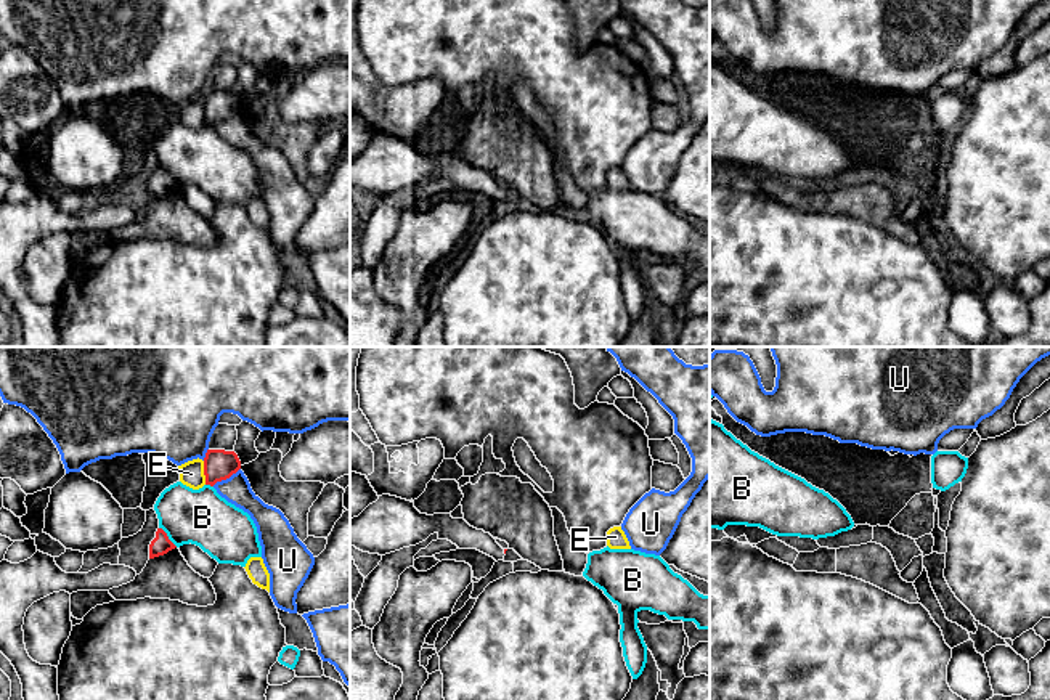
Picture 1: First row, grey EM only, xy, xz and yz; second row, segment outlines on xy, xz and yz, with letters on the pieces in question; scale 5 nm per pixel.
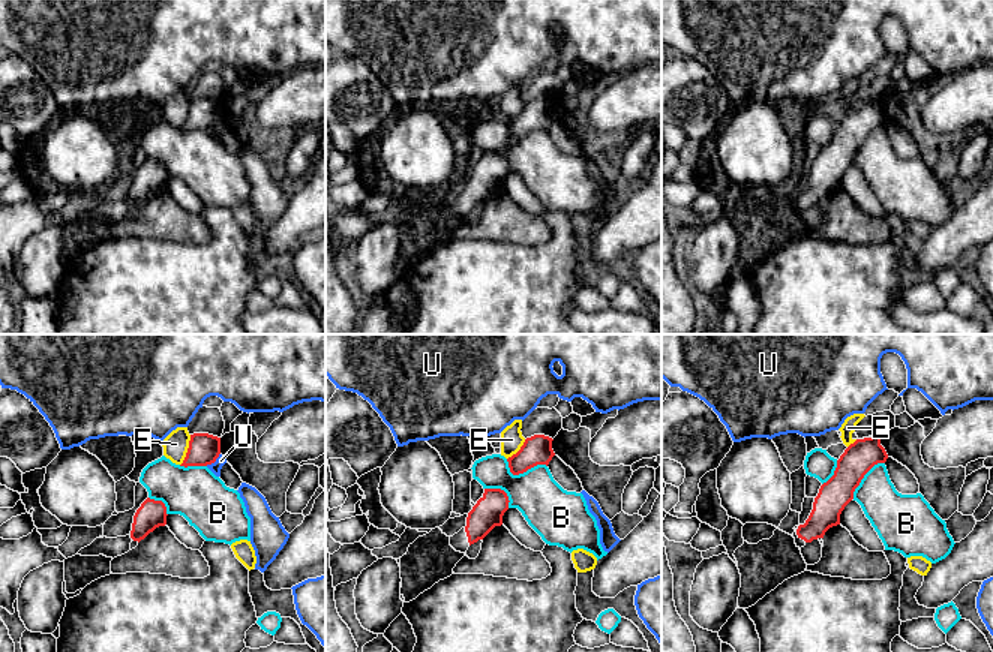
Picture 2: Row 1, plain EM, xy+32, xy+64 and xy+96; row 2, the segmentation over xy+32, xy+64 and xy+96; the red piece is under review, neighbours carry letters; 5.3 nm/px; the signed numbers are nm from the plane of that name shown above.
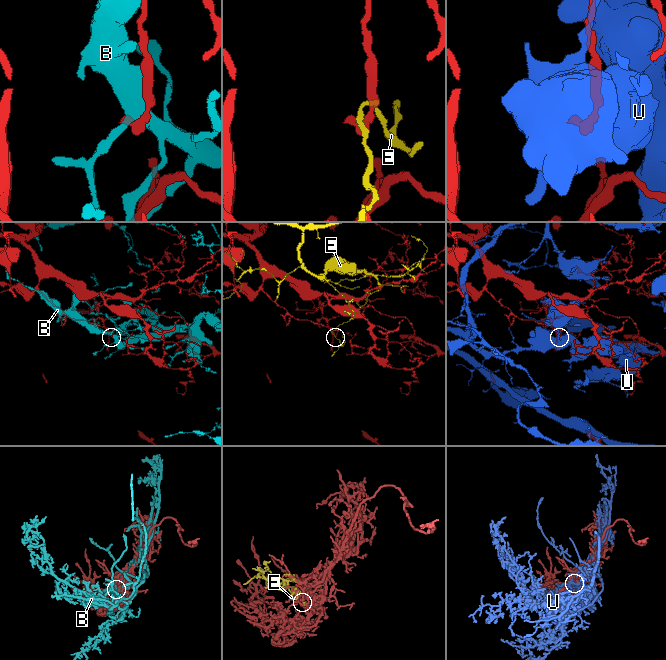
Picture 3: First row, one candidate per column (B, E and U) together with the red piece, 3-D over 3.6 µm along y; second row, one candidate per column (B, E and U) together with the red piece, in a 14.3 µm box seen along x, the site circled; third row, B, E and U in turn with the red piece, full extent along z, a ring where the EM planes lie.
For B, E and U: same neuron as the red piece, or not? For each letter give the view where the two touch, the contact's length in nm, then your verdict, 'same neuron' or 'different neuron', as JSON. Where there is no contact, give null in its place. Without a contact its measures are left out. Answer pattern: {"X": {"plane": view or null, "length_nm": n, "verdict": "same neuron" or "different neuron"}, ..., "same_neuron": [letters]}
{"B": {"plane": "xy", "length_nm": 140, "verdict": "different neuron"}, "E": {"plane": "xy", "length_nm": 120, "verdict": "different neuron"}, "U": {"plane": "xy", "length_nm": 170, "verdict": "different neuron"}, "same_neuron": []}

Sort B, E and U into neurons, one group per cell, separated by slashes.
B / E / U

